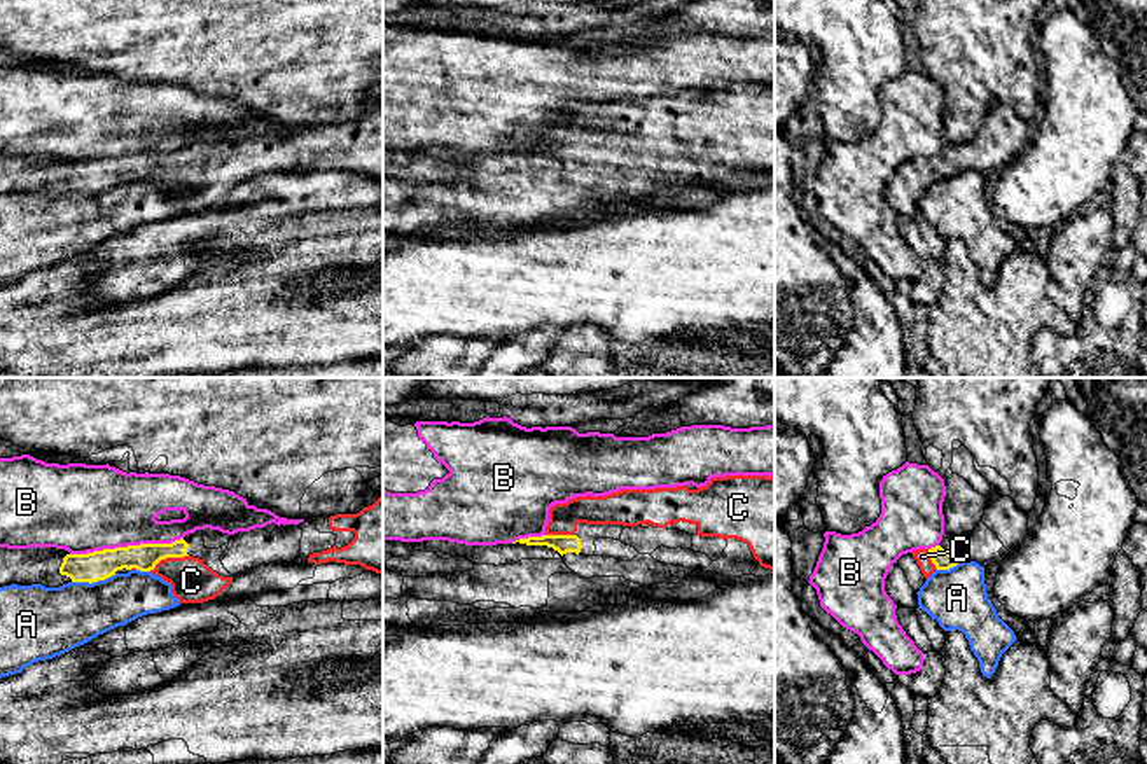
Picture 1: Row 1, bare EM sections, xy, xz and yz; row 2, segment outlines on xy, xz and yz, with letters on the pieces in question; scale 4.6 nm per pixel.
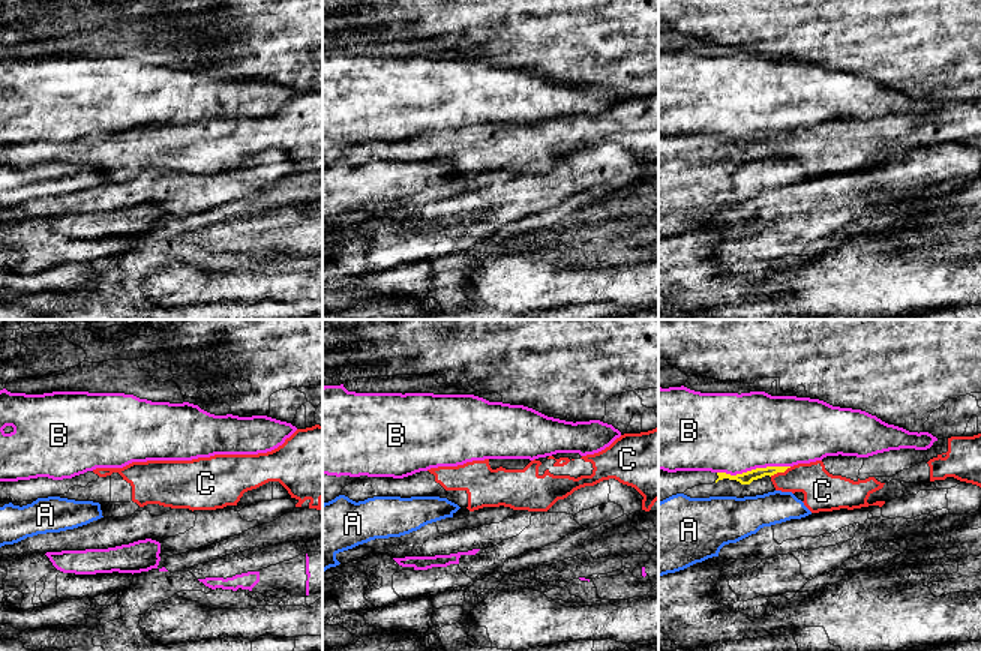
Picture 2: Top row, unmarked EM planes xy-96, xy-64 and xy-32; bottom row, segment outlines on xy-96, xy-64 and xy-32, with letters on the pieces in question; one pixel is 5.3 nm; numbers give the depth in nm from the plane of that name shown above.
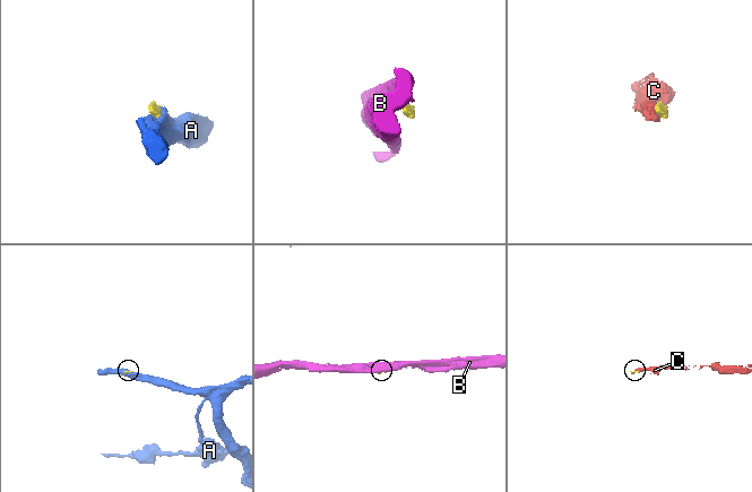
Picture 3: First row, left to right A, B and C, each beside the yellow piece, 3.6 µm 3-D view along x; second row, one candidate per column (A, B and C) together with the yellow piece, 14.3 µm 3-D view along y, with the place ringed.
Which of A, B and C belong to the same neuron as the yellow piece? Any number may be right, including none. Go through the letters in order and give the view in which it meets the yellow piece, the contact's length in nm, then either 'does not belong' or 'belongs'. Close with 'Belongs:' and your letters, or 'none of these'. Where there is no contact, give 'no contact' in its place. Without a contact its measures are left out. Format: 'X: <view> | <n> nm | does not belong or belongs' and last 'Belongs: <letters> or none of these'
A: xy | 220 nm | does not belong
B: xy | 550 nm | does not belong
C: xy | 200 nm | belongs
Belongs: C

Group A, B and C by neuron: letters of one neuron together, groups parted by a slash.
A / B / C

